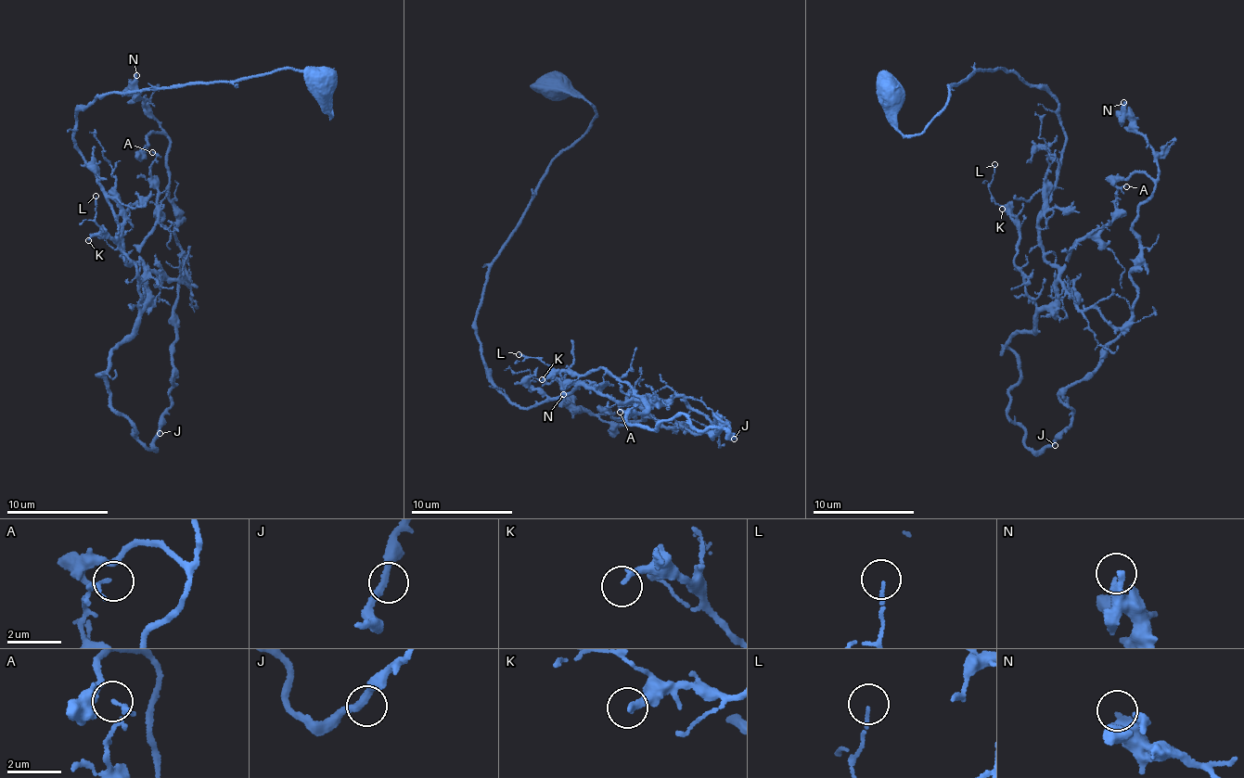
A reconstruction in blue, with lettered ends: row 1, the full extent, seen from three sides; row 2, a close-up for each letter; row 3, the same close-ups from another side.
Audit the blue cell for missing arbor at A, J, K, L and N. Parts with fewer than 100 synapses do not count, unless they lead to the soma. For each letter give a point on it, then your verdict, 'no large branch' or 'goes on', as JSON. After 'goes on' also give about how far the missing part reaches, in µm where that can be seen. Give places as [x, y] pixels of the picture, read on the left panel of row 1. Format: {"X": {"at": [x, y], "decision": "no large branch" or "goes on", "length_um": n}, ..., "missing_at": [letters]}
{"A": {"at": [152, 152], "decision": "no large branch"}, "J": {"at": [160, 433], "decision": "no large branch"}, "K": {"at": [88, 240], "decision": "no large branch"}, "L": {"at": [96, 196], "decision": "no large branch"}, "N": {"at": [136, 75], "decision": "no large branch"}, "missing_at": []}

